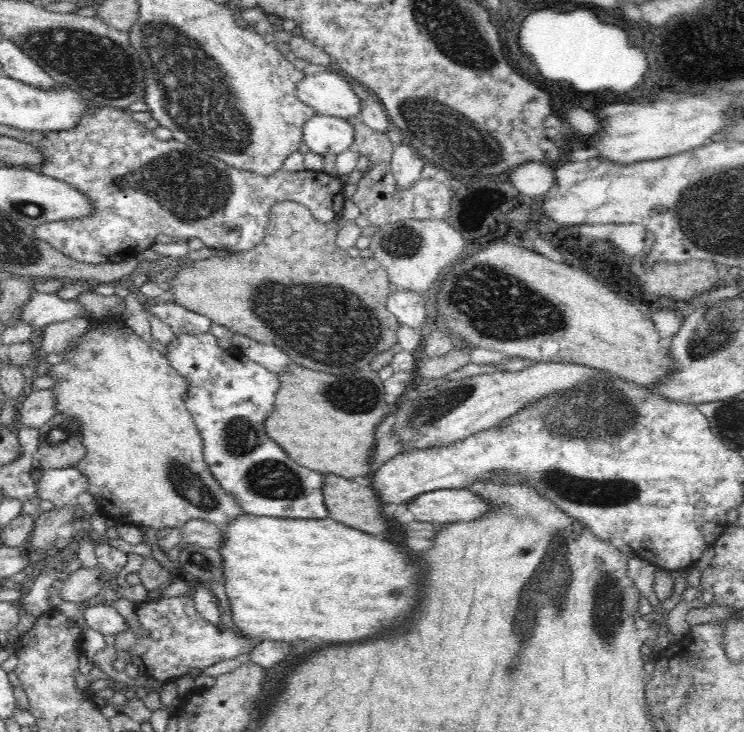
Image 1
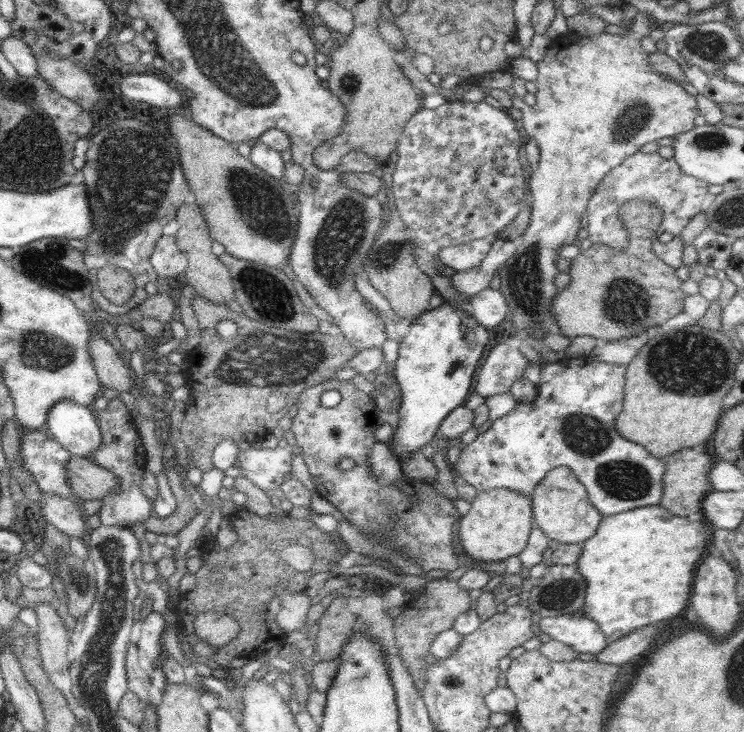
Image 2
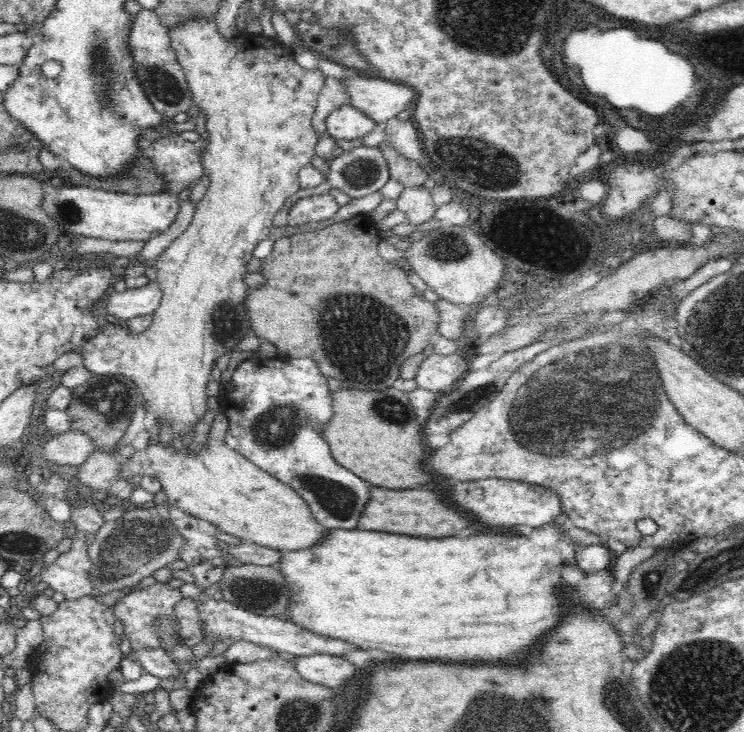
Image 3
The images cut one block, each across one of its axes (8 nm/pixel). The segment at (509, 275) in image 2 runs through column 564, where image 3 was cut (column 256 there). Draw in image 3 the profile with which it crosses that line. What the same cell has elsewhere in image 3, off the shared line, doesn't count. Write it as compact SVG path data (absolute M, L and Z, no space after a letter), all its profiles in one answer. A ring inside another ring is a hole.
M192 17L184 24L169 27L171 47L176 51L177 59L182 67L184 76L186 77L188 86L192 91L193 104L200 108L199 112L204 112L206 116L206 130L208 131L208 140L206 147L201 152L201 159L204 162L204 168L208 170L210 184L207 191L199 204L185 232L180 237L176 238L169 248L151 263L156 267L158 272L157 281L160 283L162 289L162 302L159 308L153 314L153 322L148 330L134 334L129 329L123 329L119 324L104 324L102 330L96 333L82 348L76 350L78 354L82 355L84 367L94 375L100 375L103 378L106 376L114 376L120 374L130 378L137 388L140 395L142 395L142 402L146 410L149 407L155 409L156 418L159 418L160 428L162 423L169 421L173 428L174 439L182 440L182 437L187 432L190 432L196 424L200 416L206 412L206 395L207 384L212 376L212 366L218 364L220 356L224 353L230 353L235 350L235 344L238 344L242 338L252 335L253 331L250 330L251 324L246 313L246 295L249 293L250 287L244 283L245 275L248 273L247 265L254 259L254 249L263 240L270 238L272 230L272 219L276 212L280 211L284 202L296 194L300 190L300 179L298 179L298 172L310 163L312 156L315 154L315 146L318 139L321 137L312 126L314 113L316 112L318 96L324 88L324 75L320 71L311 69L304 69L296 63L293 59L292 45L286 45L284 42L279 41L277 38L269 39L268 36L262 35L248 35L241 29L233 39L228 40L224 38L218 31L218 26L215 20L204 19L202 17Z

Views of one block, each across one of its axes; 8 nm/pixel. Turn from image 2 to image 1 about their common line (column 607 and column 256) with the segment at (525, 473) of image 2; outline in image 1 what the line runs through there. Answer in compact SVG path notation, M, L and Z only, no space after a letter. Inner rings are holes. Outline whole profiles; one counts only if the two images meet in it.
M204 332L204 334L175 334L174 338L167 346L169 353L166 354L168 363L170 363L170 365L172 365L181 376L184 376L185 380L188 380L188 398L185 400L185 405L198 427L198 432L202 435L202 441L204 441L204 461L208 463L212 475L216 477L216 481L221 484L221 487L224 488L226 492L232 493L232 496L238 499L238 503L240 503L240 507L242 507L242 512L246 514L286 519L329 519L328 507L326 507L326 503L324 503L324 491L322 491L324 486L322 473L312 472L309 468L290 459L288 453L286 453L276 441L268 437L266 429L264 428L265 419L269 416L269 413L272 412L272 408L274 408L276 392L280 390L281 381L279 376L275 373L269 372L264 366L250 360L250 358L248 358L243 351L237 347L218 347L216 339L217 338L211 332Z

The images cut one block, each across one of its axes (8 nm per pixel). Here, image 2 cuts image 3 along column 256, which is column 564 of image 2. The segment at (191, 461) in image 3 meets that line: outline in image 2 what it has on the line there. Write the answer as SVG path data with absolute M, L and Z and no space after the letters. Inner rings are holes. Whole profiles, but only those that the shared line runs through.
M567 467L553 468L531 493L533 523L551 540L562 544L576 544L594 536L602 521L600 514L587 495L586 487Z

